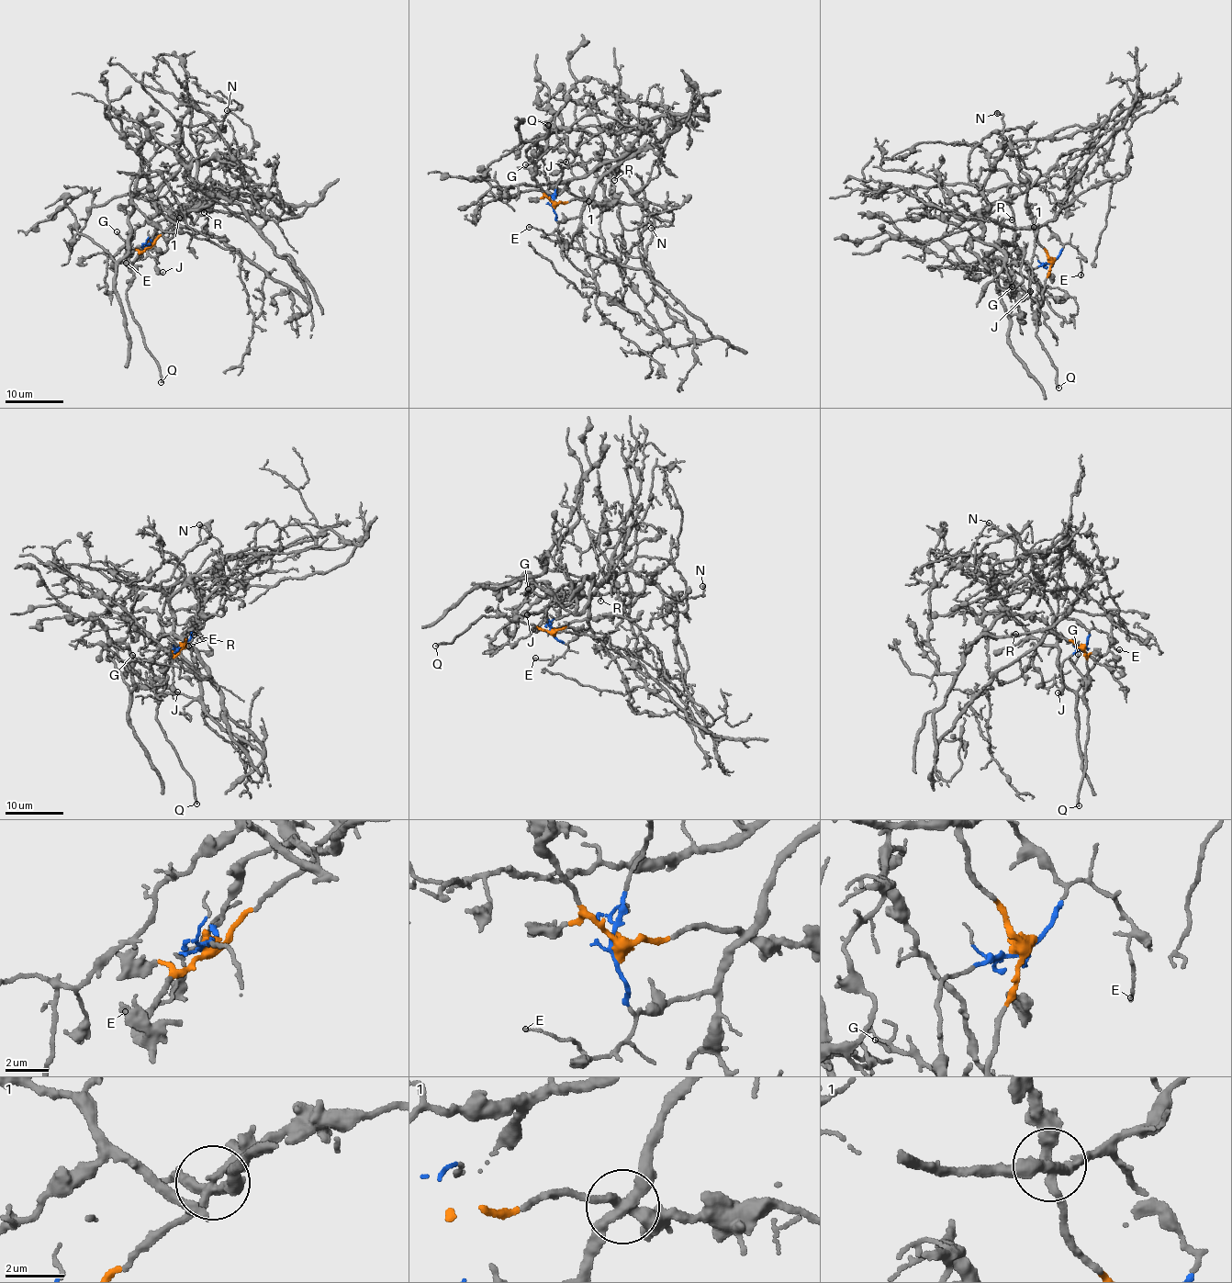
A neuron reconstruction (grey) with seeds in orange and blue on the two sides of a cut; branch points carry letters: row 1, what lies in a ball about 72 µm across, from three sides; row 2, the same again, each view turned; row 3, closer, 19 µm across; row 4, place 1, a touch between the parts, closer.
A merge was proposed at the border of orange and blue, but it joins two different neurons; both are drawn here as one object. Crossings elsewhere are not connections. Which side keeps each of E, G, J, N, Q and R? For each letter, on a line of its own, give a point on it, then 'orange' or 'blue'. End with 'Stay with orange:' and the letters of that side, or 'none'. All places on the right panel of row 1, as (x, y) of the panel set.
E: place (1080, 275); blue
G: place (1012, 286); orange
J: place (1030, 291); blue
N: place (997, 113); blue
Q: place (1058, 388); orange
R: place (1012, 219); blue
Stay with orange: G, Q

